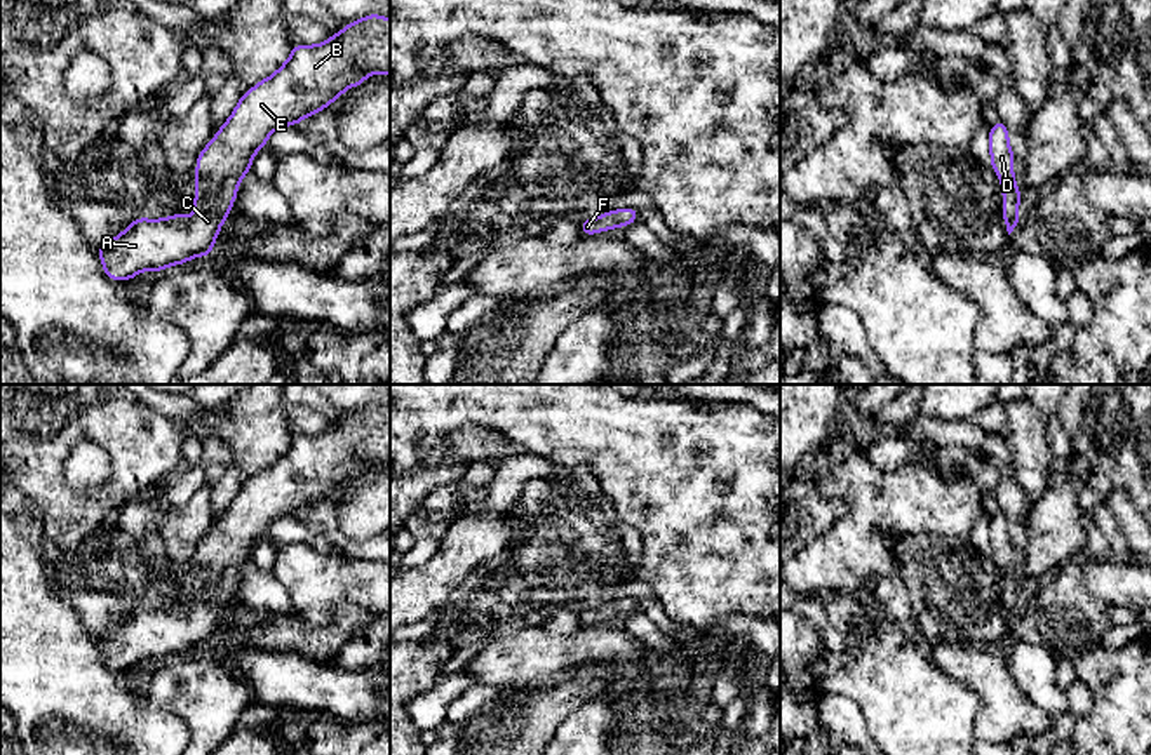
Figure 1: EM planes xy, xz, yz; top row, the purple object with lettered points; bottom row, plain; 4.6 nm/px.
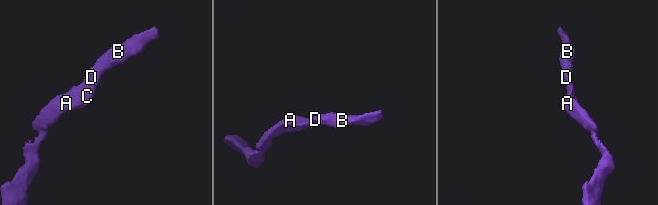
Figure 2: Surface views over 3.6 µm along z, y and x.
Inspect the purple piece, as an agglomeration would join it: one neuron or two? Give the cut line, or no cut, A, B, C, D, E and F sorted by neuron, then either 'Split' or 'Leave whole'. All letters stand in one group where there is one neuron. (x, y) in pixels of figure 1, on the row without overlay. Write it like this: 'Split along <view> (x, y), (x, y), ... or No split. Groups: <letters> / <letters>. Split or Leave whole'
No split. Groups: A B C D E F. Leave whole

